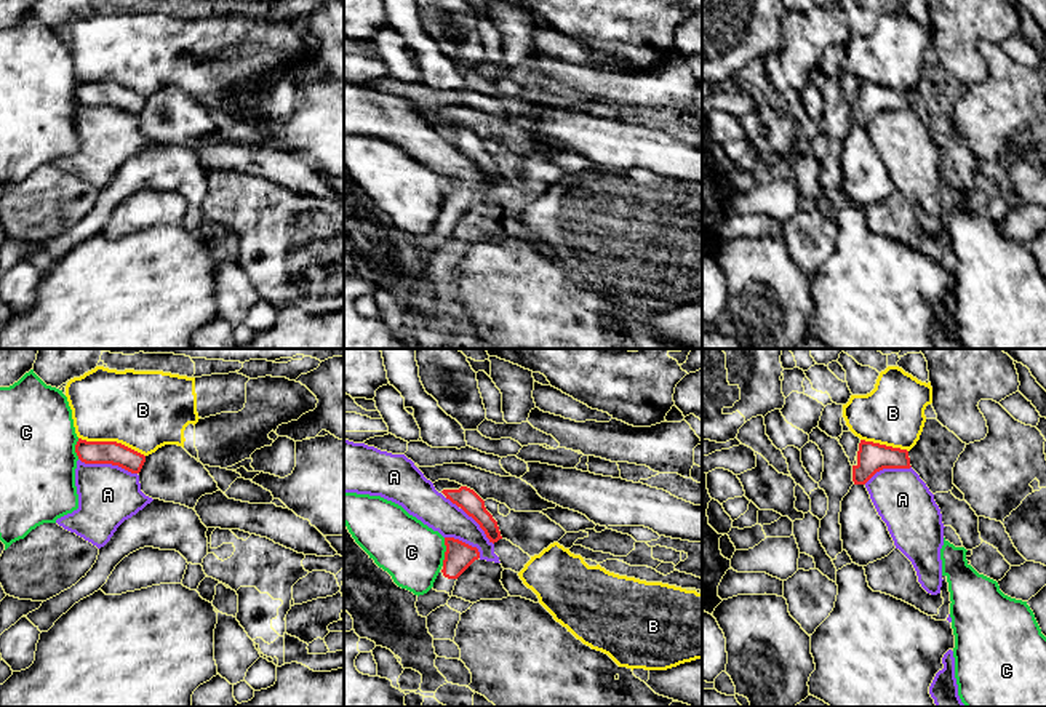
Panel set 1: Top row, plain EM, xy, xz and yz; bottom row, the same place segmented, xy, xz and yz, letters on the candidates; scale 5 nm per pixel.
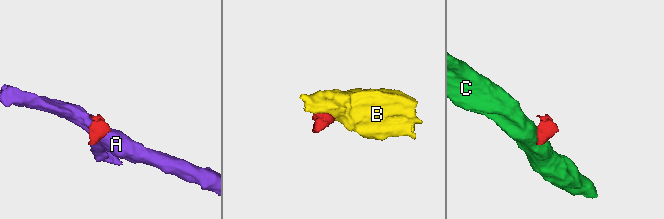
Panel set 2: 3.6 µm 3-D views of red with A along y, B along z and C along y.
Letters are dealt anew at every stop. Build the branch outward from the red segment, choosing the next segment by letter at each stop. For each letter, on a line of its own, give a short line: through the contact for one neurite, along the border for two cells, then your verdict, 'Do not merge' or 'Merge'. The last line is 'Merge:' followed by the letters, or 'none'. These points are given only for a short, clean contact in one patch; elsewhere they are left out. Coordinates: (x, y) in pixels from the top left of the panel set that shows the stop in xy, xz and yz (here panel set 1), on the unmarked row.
A: Do not merge
B: Line: xy (79, 79), (120, 83), (144, 98). Do not merge
C: Line: xz (445, 179), (445, 200), (442, 207). Do not merge
Merge: none

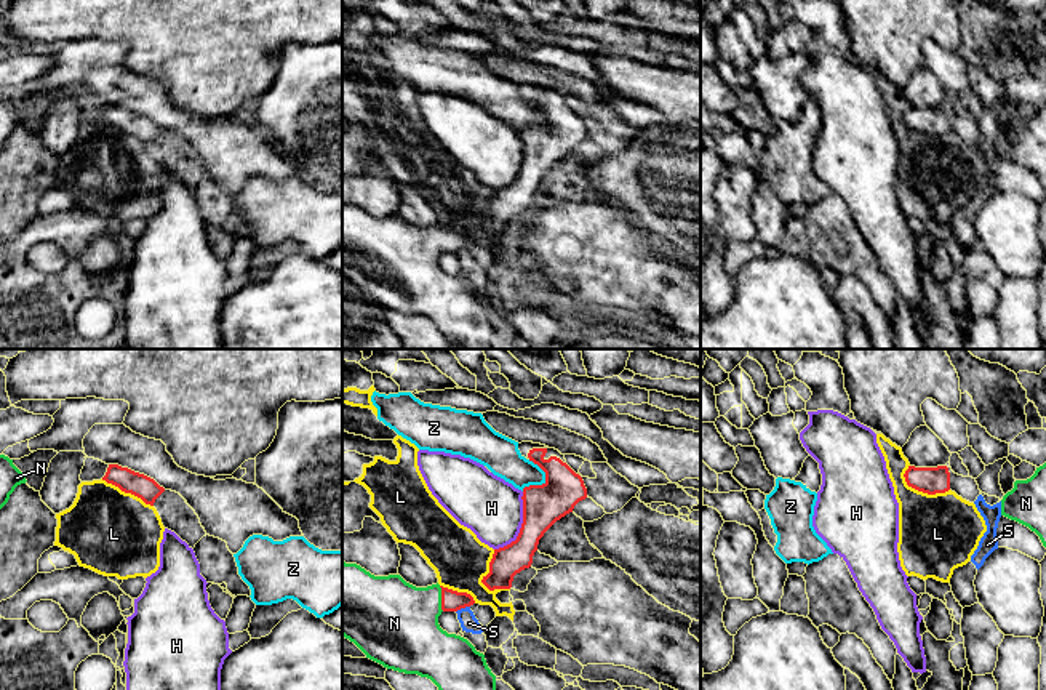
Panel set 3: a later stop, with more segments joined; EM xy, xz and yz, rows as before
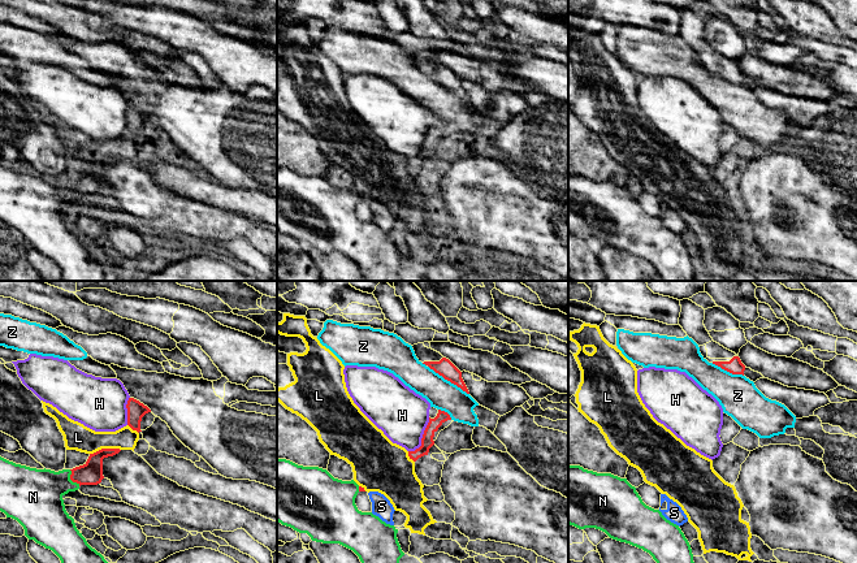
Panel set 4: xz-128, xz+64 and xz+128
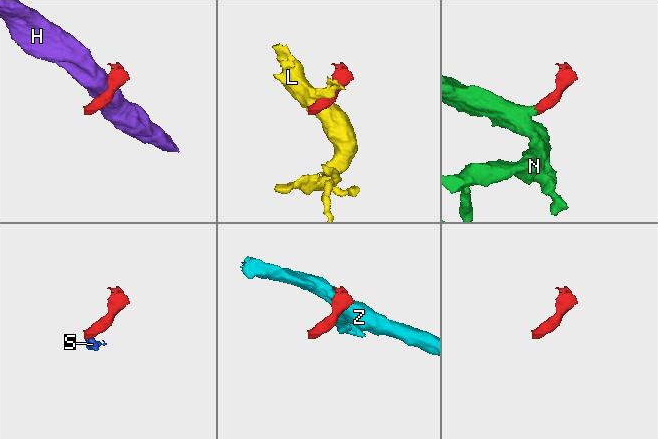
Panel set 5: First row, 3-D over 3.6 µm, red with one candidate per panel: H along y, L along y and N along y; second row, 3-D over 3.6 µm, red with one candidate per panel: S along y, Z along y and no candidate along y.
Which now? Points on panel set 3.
H: Line: xz (523, 133), (520, 173), (514, 181), (495, 191). Do not merge
L: Do not merge
N: Line: xz (451, 242), (442, 240), (427, 244), (399, 264). Merge
S: Line: xz (469, 247), (456, 253). Do not merge
Z: Do not merge
Merge: N

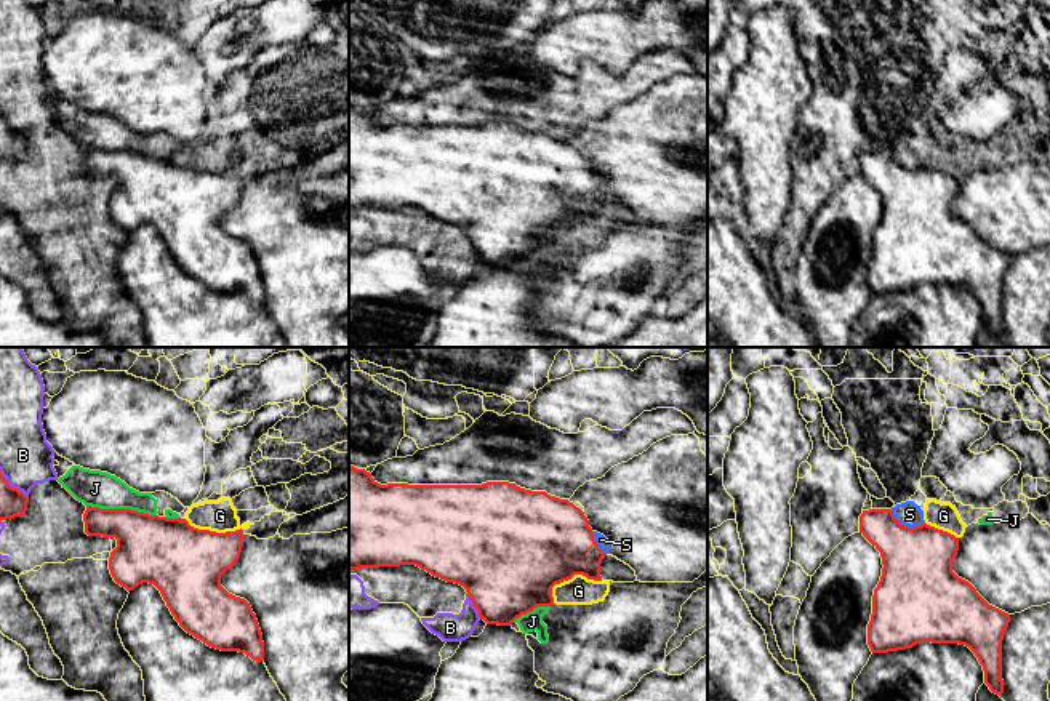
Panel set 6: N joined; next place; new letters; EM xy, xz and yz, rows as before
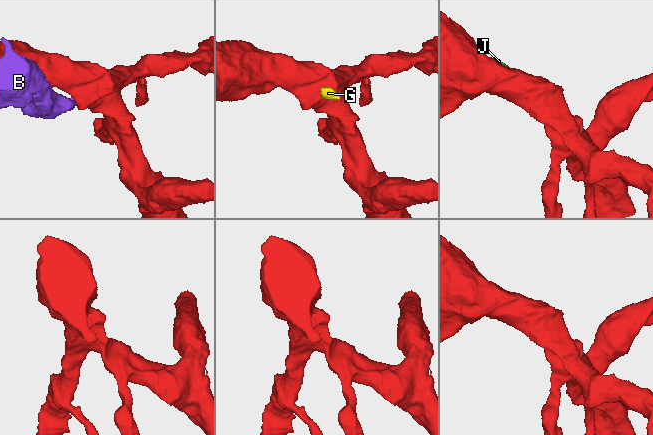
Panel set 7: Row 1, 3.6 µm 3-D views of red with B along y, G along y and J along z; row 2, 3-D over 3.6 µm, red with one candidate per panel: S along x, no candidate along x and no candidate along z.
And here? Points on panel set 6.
B: Do not merge
G: Line: xz (601, 221), (573, 216), (553, 229), (553, 244). Do not merge
J: Do not merge
S: Line: yz (892, 149), (892, 156), (901, 165), (909, 168), (924, 165). Do not merge
Merge: none

